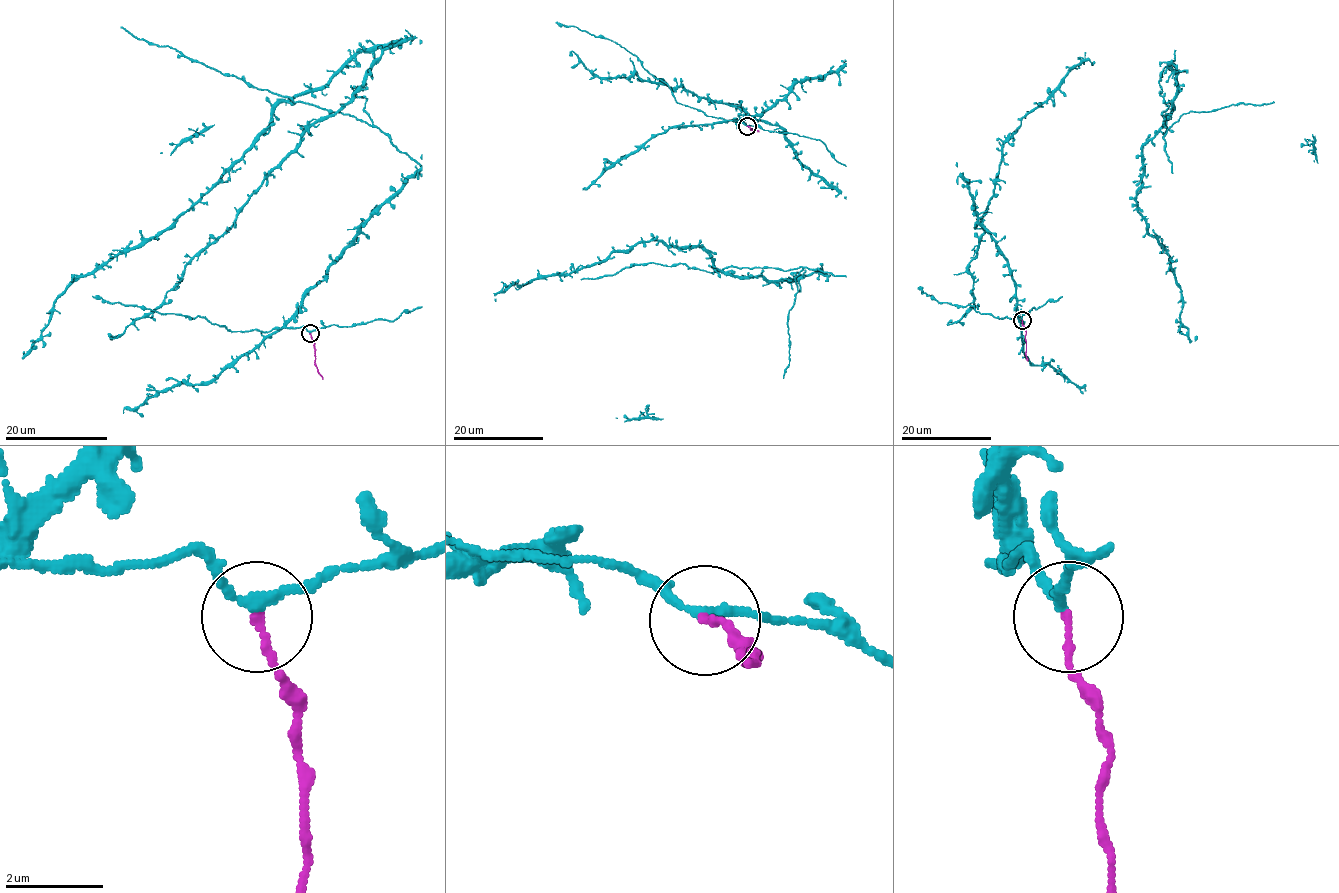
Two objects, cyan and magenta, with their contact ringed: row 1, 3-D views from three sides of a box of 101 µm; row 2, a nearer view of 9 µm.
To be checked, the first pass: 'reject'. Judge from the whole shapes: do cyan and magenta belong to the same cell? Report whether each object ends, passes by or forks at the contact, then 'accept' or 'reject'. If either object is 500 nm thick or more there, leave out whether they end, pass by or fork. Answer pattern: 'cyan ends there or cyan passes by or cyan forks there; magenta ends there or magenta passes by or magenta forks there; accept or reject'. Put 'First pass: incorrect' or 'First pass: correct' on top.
First pass: correct
cyan passes by; magenta ends there; reject

